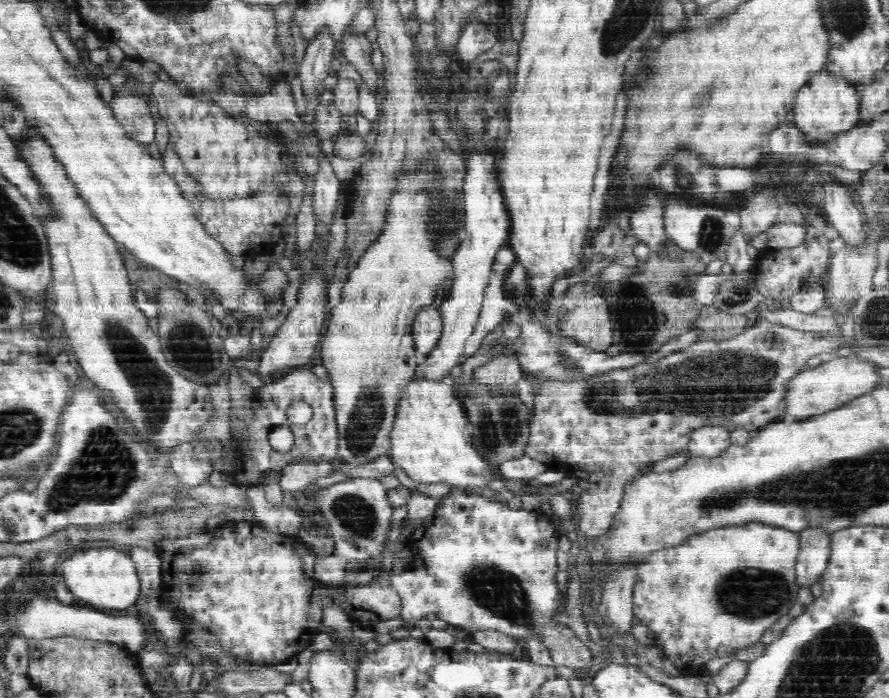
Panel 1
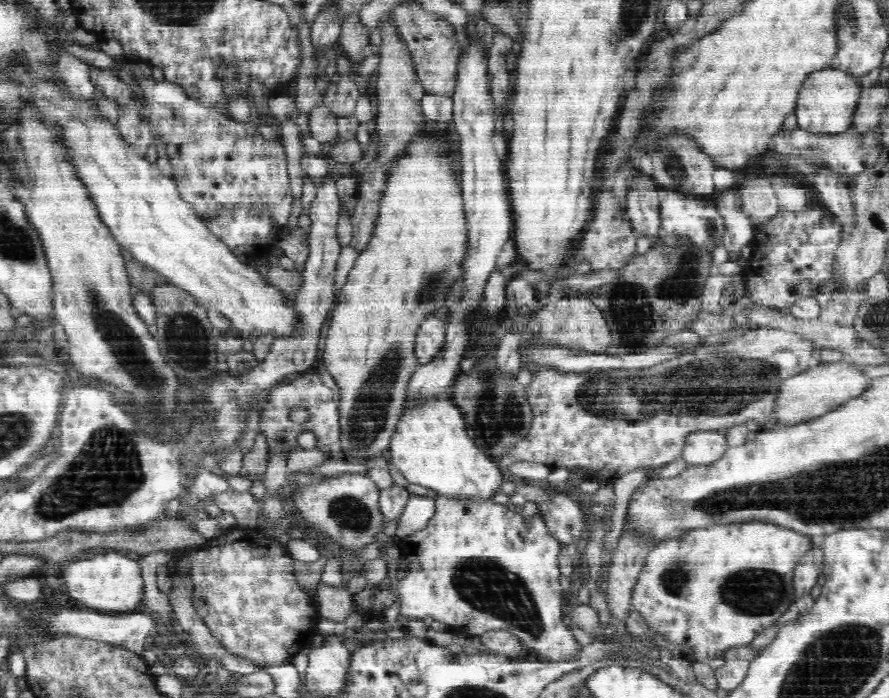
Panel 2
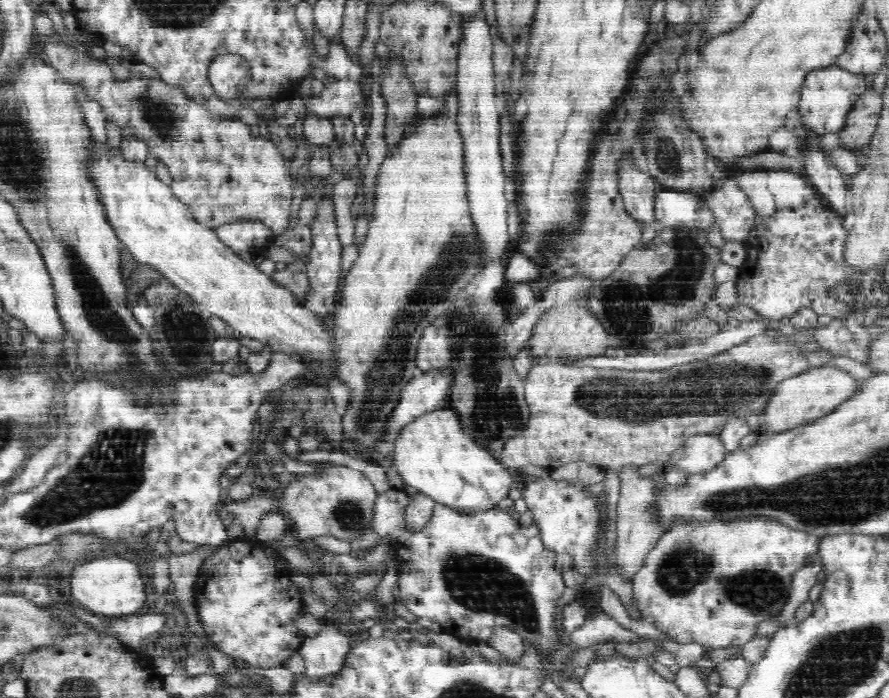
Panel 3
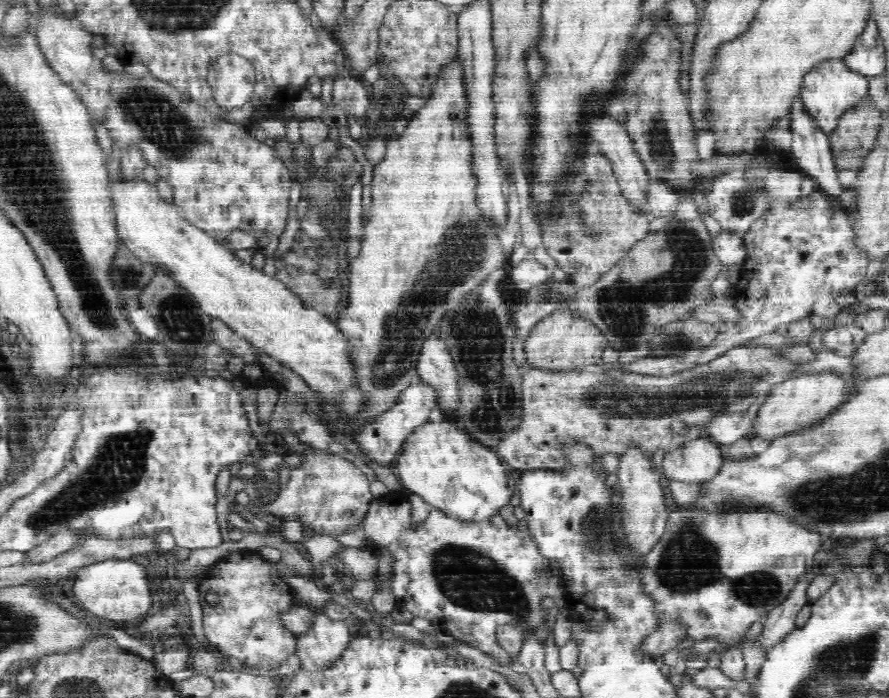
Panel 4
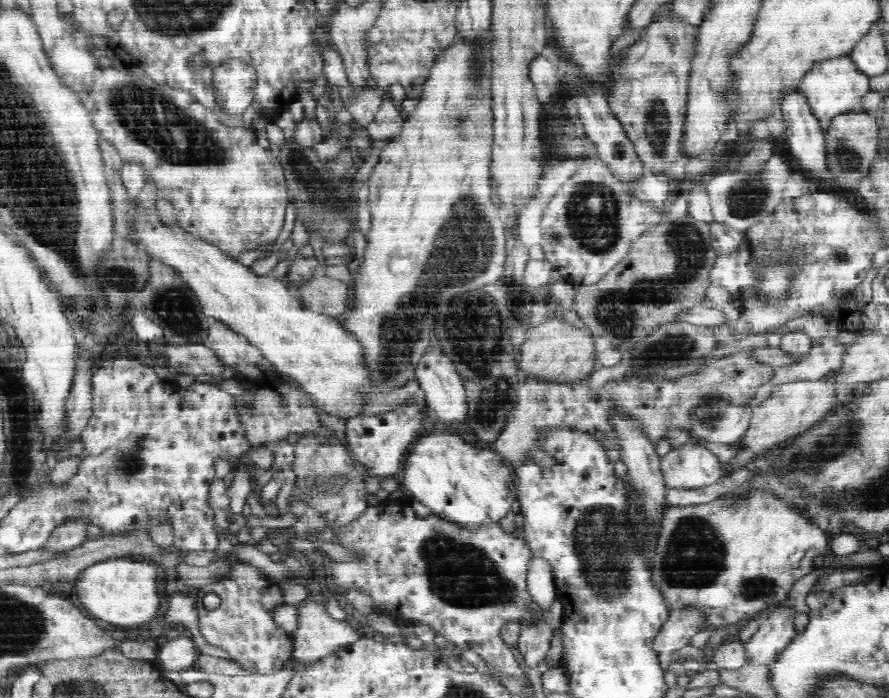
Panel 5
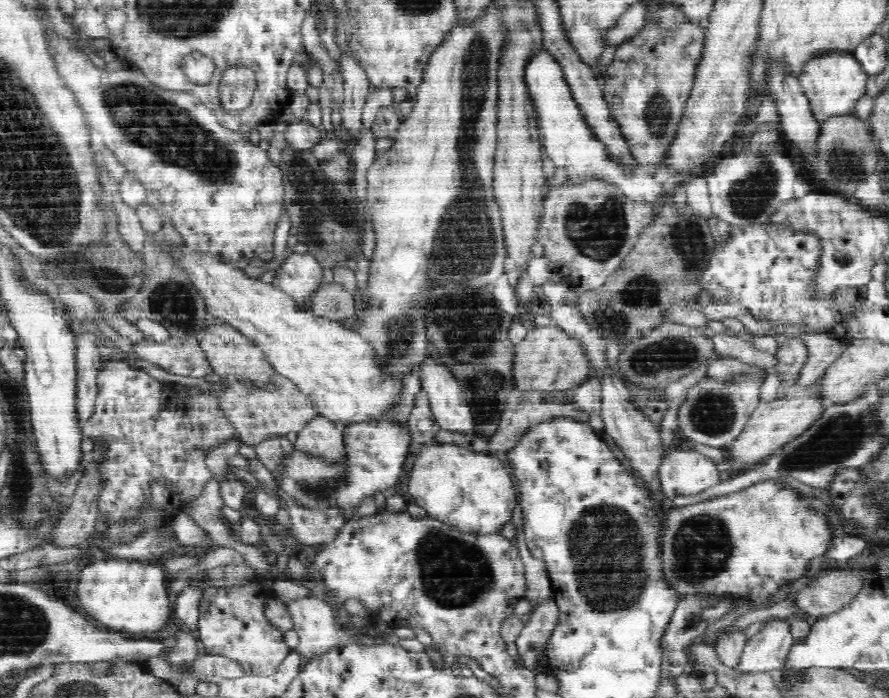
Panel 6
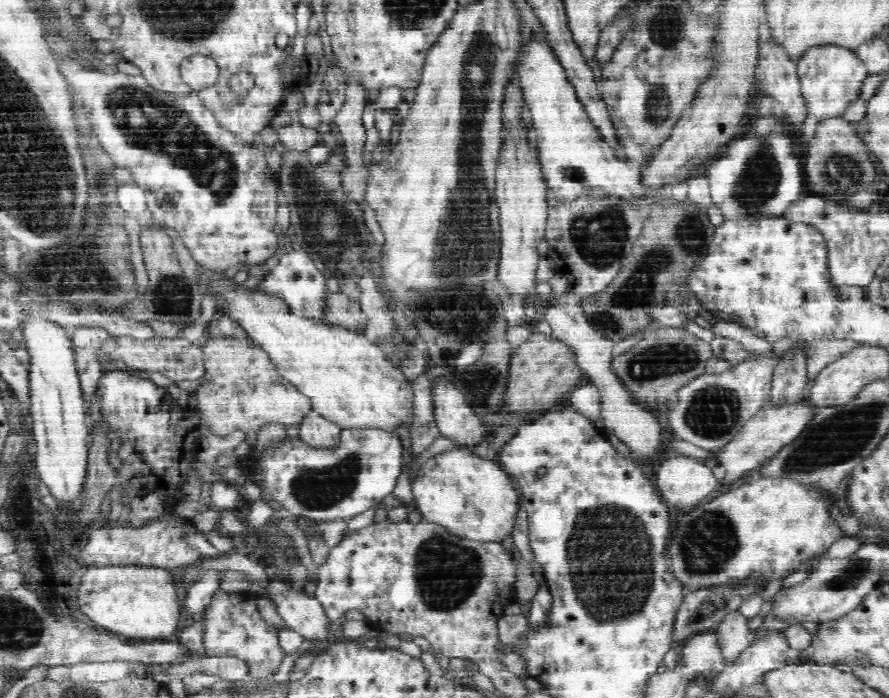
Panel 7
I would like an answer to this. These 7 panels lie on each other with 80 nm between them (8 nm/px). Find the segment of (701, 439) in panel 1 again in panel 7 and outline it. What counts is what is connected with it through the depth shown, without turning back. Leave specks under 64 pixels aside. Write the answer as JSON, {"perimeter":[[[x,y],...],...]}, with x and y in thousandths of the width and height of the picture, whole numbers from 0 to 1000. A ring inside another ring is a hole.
{"perimeter":[[[768,650],[740,663],[733,688],[740,709],[754,728],[781,725],[810,693],[789,656]]]}

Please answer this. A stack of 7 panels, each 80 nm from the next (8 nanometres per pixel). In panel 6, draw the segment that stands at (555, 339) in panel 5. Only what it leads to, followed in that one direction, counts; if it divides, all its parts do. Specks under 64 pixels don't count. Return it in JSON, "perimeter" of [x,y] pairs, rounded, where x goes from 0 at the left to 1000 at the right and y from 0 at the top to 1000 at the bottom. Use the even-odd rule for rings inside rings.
{"perimeter":[[[628,464],[605,467],[595,474],[579,499],[577,520],[583,560],[596,554],[610,560],[638,559],[654,552],[667,534],[658,486],[643,480]]]}

